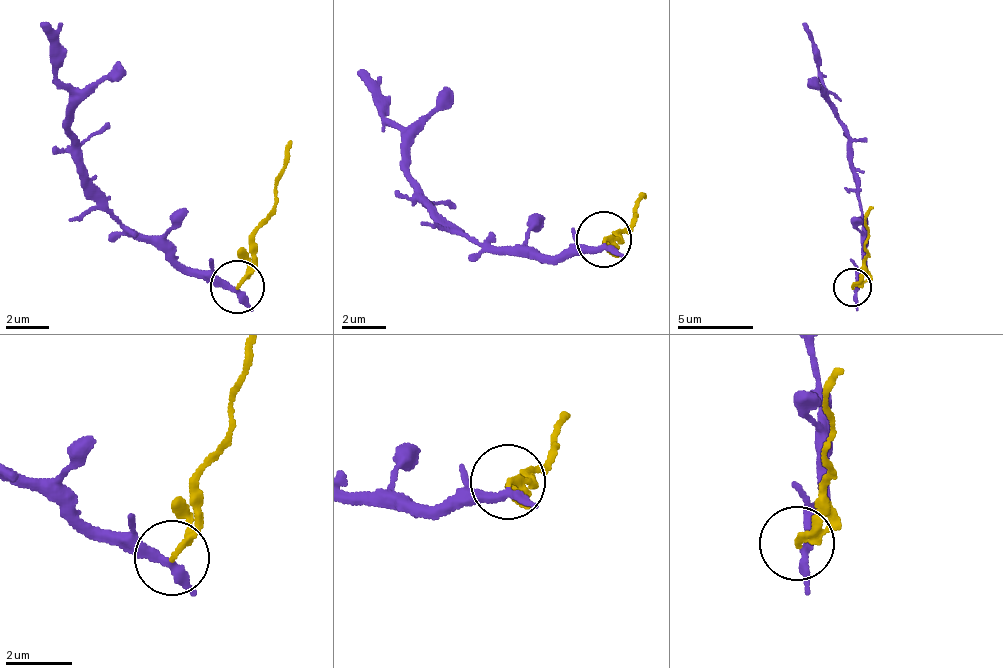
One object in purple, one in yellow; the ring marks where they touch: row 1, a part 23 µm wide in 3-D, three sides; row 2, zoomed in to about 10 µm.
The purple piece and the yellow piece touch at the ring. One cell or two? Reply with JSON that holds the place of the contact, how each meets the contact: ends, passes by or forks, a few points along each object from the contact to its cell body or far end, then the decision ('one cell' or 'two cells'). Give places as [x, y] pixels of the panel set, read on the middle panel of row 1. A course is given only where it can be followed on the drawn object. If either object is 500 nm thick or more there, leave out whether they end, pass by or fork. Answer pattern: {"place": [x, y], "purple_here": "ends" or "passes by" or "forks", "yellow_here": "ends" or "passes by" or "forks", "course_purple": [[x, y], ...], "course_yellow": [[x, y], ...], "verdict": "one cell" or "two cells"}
{"place": [604, 239], "purple_here": "passes by", "yellow_here": "passes by", "course_purple": [[602, 241], [545, 257], [460, 231], [426, 200], [411, 174], [407, 156], [382, 102], [356, 70]], "course_yellow": [[602, 241], [617, 241], [614, 230], [637, 218], [637, 193], [646, 195]], "verdict": "two cells"}

